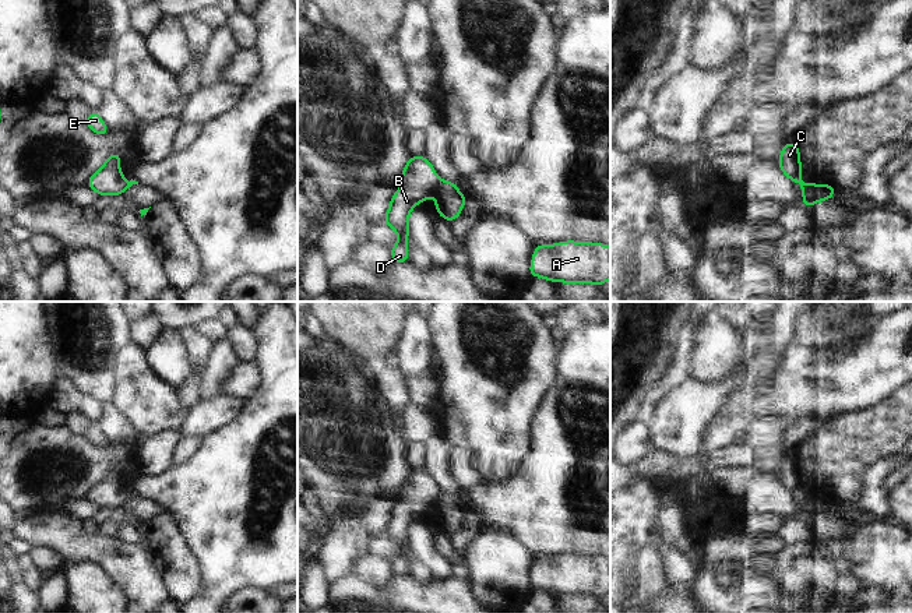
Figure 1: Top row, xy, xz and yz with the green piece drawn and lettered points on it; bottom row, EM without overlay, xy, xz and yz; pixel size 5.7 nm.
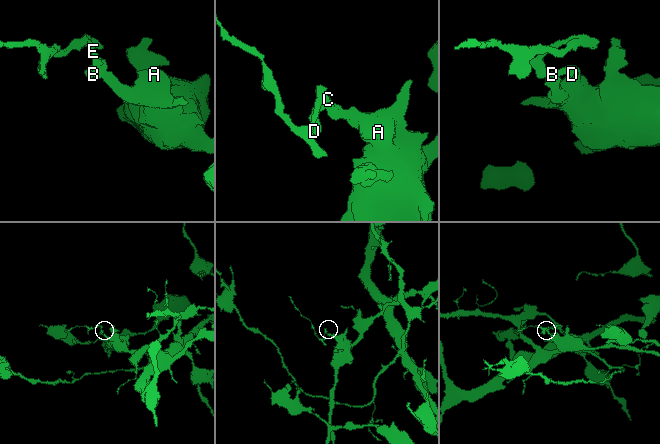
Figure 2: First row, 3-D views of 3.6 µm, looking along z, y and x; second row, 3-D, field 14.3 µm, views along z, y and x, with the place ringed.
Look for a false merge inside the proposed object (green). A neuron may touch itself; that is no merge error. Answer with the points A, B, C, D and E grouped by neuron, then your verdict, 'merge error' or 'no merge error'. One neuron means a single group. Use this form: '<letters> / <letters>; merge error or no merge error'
A / B C D E; merge error

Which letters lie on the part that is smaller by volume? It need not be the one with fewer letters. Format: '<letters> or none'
B, C, D, E.

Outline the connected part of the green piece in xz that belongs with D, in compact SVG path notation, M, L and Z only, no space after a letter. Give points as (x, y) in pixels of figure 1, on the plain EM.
M412 469L404 483L402 498L394 505L384 535L394 542L399 554L390 563L394 575L408 575L408 529L411 522L427 512L437 493L433 478L425 469Z

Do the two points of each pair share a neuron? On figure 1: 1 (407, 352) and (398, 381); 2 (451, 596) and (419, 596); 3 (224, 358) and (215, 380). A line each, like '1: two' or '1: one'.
1: two
2: one
3: one

